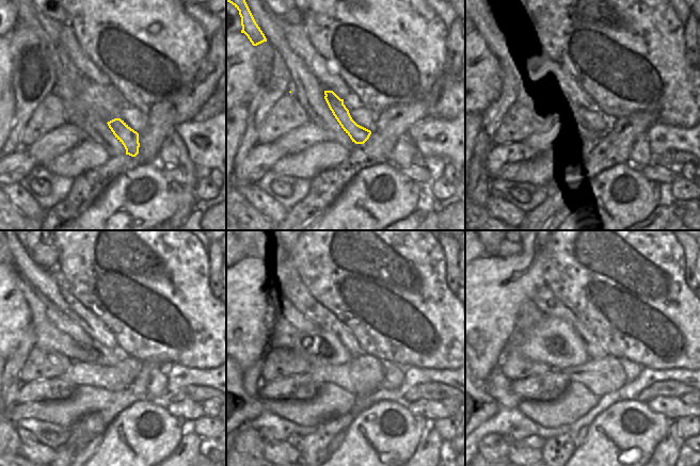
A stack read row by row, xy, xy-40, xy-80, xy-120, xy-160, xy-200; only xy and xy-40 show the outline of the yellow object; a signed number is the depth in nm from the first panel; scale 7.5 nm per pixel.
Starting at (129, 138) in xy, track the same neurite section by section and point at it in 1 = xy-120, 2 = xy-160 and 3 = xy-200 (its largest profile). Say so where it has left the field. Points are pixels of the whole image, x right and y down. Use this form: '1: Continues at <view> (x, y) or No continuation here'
1: Continues at xy-120 (52, 330)
2: Continues at xy-160 (290, 324)
3: Continues at xy-200 (528, 315)

